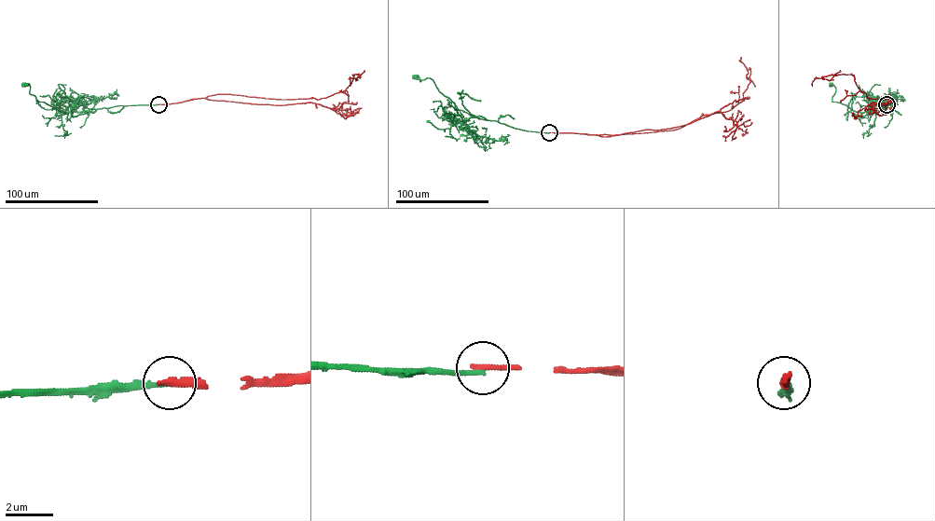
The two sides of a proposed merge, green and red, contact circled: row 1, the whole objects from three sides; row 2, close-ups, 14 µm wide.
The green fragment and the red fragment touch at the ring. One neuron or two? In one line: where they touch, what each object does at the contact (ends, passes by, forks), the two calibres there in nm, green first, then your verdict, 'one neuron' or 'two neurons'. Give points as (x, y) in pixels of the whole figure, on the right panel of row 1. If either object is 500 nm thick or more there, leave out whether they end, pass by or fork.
place (886, 104); green ends; red ends; calibres 190 and 280 nm; two neurons

